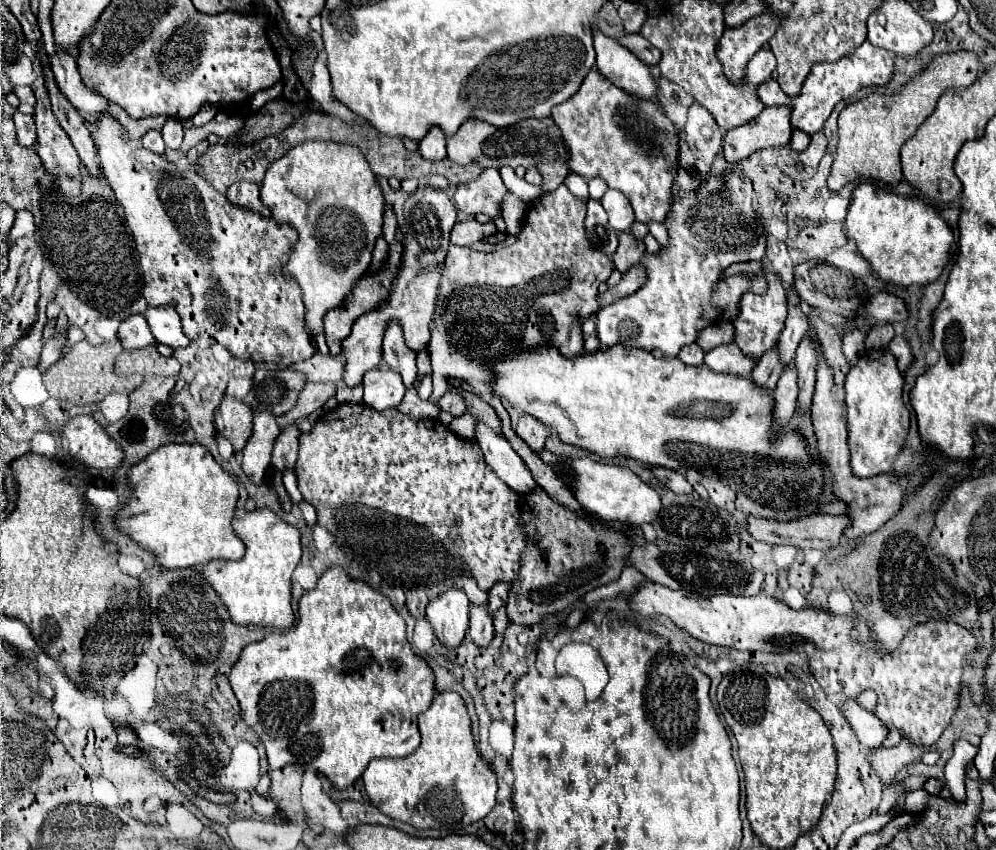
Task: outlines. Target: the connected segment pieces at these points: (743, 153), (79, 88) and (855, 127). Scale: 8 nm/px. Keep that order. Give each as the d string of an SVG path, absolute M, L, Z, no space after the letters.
M765 107L743 127L727 131L723 137L725 159L741 161L763 147L783 147L791 141L791 135L791 107Z
M57 51L51 57L53 73L57 79L59 89L67 95L67 99L73 103L73 107L81 113L99 113L109 107L109 101L103 99L97 91L91 91L79 77L77 61L67 51Z
M955 51L935 55L929 65L909 79L899 93L871 93L869 97L847 105L839 113L839 143L837 155L827 179L831 191L839 191L843 185L853 181L881 181L897 185L903 179L899 151L901 145L915 135L917 127L933 113L937 99L949 87L971 85L979 75L979 59L973 51Z

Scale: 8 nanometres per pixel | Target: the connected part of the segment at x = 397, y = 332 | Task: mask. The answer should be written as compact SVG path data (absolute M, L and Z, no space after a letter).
M391 321L387 331L385 331L385 339L383 339L383 359L389 365L389 369L401 373L403 383L407 389L415 387L417 381L417 365L415 365L415 351L411 351L405 345L403 339L403 329L399 327L397 321Z

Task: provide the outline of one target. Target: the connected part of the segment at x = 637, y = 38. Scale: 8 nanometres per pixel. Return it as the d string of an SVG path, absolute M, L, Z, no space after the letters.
M627 33L619 39L621 45L625 45L627 49L631 49L641 61L649 63L649 65L657 65L661 59L661 51L657 47L653 47L643 35L639 33Z

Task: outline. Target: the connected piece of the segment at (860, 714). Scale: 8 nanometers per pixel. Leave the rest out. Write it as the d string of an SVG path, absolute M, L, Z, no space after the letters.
M845 699L843 703L845 709L845 717L849 721L849 725L853 727L853 731L857 733L859 741L867 747L881 747L883 739L887 737L887 727L869 711L865 711L863 707L859 707L855 703L855 699Z

